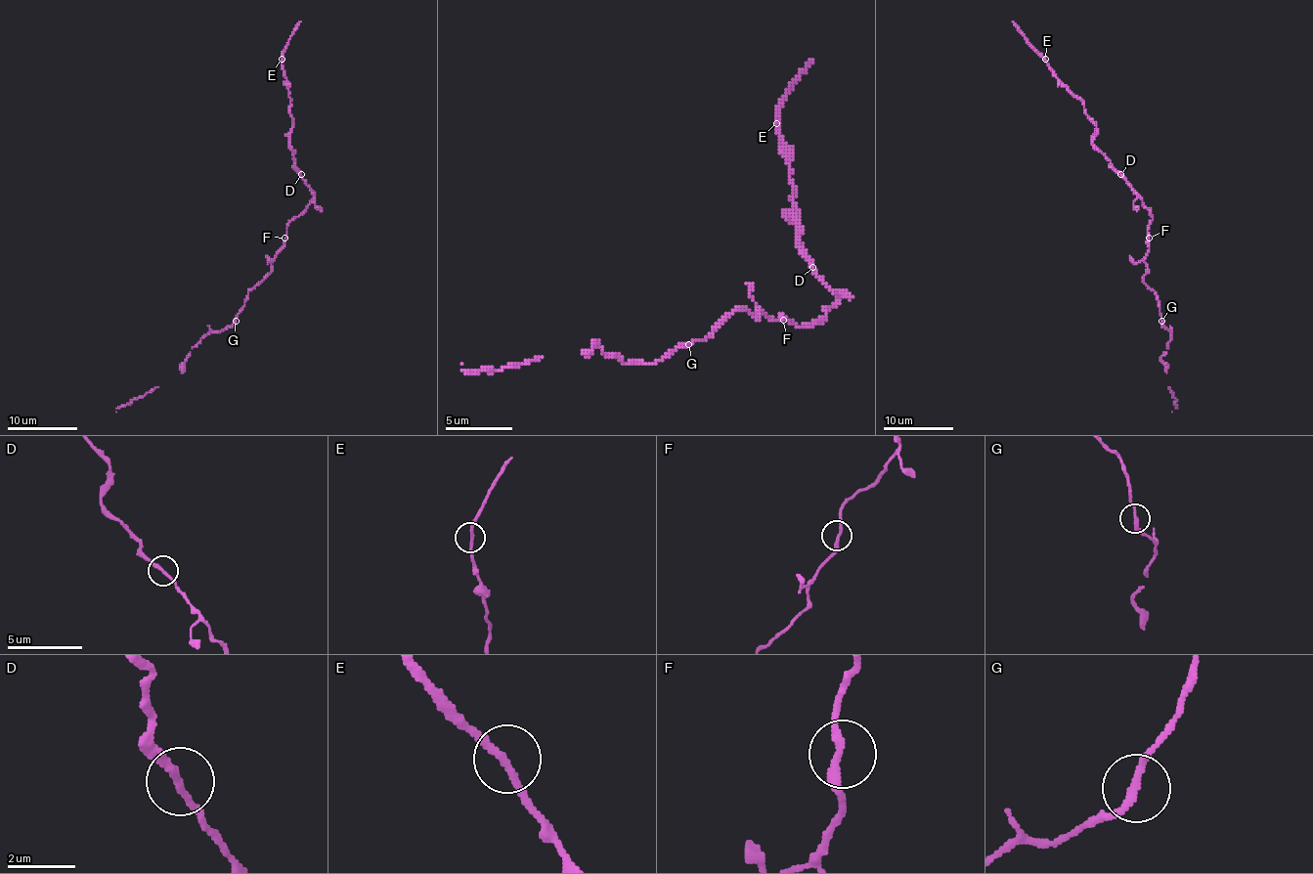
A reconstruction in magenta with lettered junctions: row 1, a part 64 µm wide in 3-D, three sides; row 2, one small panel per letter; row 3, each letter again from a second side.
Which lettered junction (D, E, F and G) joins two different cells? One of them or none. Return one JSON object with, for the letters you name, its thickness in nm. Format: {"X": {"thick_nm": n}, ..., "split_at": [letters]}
{"split_at": []}

